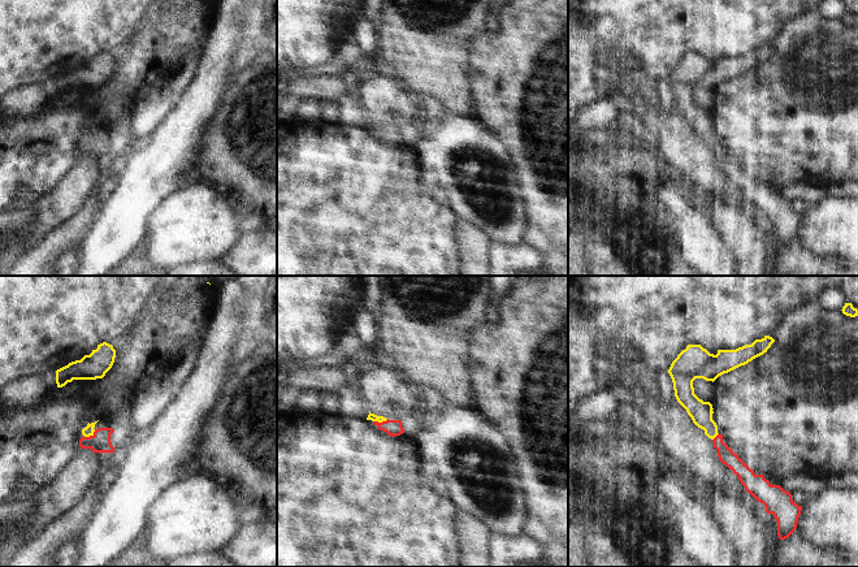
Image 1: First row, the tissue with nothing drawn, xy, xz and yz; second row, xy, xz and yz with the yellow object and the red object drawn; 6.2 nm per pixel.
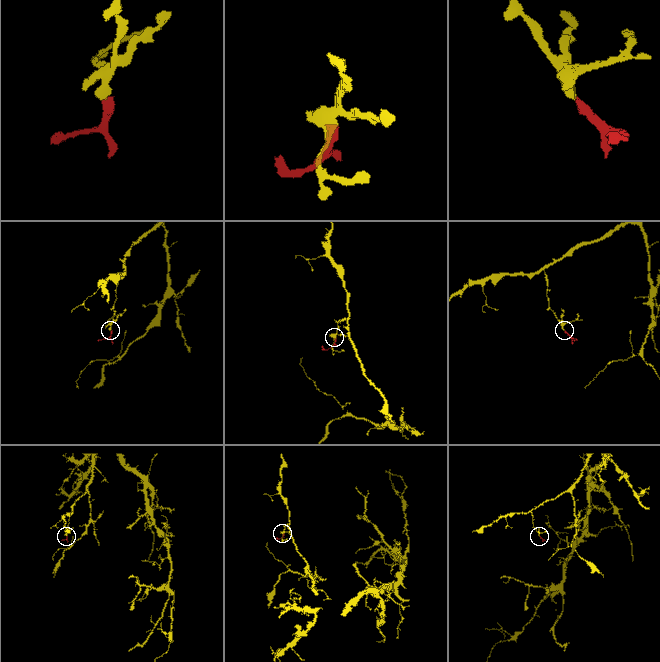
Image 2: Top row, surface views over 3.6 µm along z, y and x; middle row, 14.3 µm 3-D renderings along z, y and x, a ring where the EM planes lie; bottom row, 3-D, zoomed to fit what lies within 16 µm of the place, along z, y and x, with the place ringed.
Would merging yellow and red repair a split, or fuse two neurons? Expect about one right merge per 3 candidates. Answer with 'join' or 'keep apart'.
join

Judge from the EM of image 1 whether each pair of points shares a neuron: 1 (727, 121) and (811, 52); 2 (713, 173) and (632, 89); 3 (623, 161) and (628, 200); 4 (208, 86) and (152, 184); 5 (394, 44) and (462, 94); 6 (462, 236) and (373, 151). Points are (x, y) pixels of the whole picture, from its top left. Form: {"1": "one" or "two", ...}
{"1": "one", "2": "one", "3": "one", "4": "one", "5": "one", "6": "two"}

